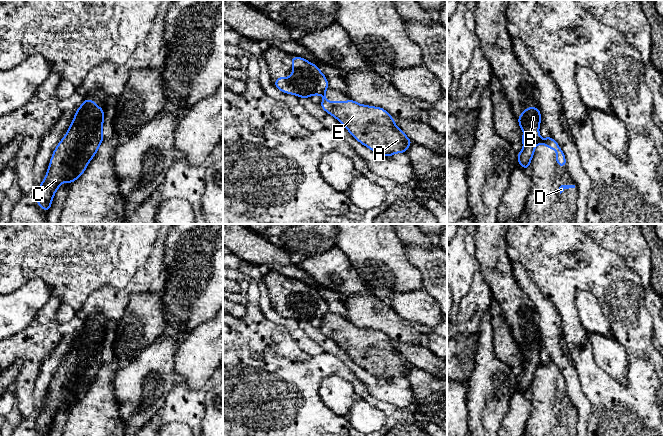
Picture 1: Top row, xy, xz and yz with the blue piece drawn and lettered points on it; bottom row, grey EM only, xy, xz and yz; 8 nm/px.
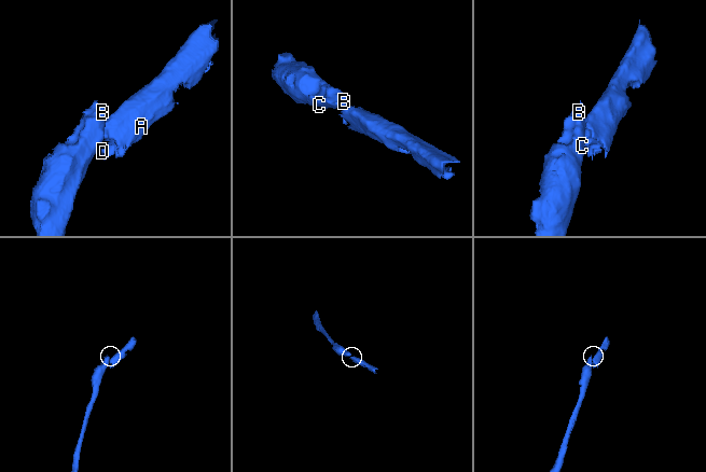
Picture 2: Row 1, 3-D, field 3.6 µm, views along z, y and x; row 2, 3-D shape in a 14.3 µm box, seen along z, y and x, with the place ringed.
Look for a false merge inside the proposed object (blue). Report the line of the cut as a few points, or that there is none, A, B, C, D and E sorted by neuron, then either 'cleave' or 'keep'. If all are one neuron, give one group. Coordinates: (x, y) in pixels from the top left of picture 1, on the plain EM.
xz (324, 315), (321, 318) | A D E / B C | cleave

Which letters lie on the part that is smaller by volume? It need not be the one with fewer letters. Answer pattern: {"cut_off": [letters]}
{"cut_off": ["A", "D", "E"]}

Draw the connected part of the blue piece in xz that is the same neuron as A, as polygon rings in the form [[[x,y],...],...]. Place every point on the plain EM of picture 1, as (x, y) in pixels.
[[[322,318],[321,332],[336,342],[361,368],[377,377],[390,381],[406,377],[412,365],[394,347],[394,342],[383,332],[349,325],[327,325]]]

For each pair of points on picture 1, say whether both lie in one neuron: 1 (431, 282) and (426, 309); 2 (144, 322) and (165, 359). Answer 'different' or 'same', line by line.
1: different
2: different

